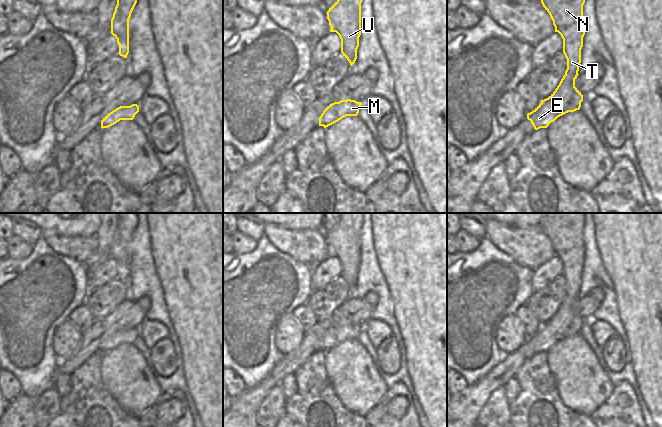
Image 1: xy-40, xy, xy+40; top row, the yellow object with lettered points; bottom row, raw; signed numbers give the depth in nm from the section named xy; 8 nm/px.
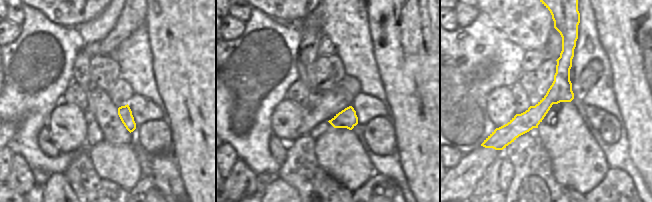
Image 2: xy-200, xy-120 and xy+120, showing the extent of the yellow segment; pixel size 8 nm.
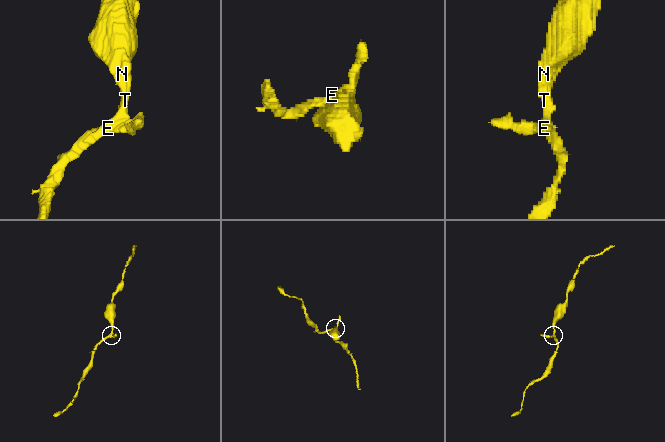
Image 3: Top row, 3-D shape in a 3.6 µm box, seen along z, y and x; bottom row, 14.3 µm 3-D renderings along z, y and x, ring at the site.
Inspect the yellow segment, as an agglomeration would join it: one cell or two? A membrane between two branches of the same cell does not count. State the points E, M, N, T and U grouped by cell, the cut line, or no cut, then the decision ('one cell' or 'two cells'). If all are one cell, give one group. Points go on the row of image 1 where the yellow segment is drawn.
groups E N T U / M; cut xy+40 (580, 101), (566, 100), (557, 109), (557, 114), (551, 121); two cells

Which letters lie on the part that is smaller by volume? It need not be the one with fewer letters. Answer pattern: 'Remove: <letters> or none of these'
Remove: M

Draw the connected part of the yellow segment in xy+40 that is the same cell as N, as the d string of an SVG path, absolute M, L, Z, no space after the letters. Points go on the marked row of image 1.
M541 0L541 3L553 21L555 32L558 32L563 39L567 69L555 91L527 114L527 119L531 121L535 130L547 128L556 117L557 109L566 100L583 101L583 95L575 87L575 79L579 75L585 35L583 17L585 0Z

